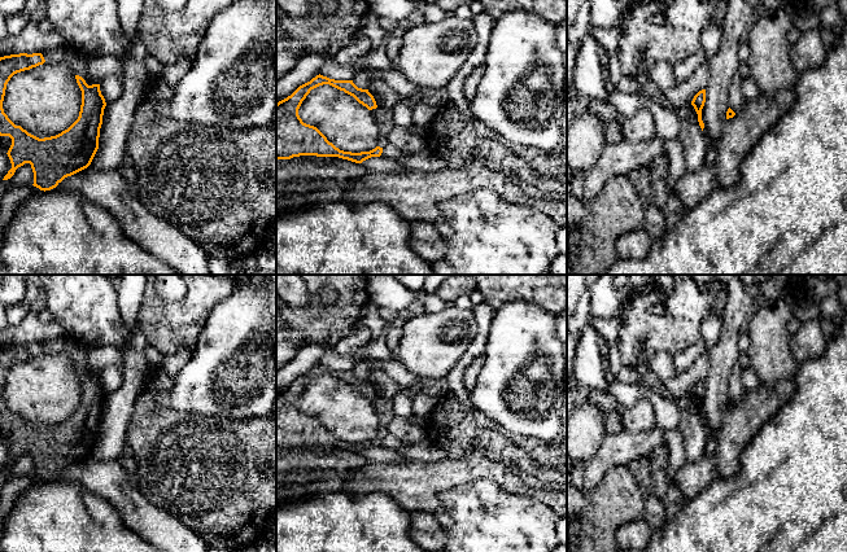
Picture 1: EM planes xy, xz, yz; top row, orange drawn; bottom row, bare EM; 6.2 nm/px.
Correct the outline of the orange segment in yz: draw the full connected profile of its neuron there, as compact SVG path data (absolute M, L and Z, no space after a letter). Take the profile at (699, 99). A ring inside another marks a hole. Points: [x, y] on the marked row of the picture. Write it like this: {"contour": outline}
{"contour": "M702 89L694 96L694 98L691 101L691 105L694 106L697 114L698 114L698 122L699 122L702 131L704 128L704 123L702 121L702 109L704 106L704 102L706 102L706 89Z"}

